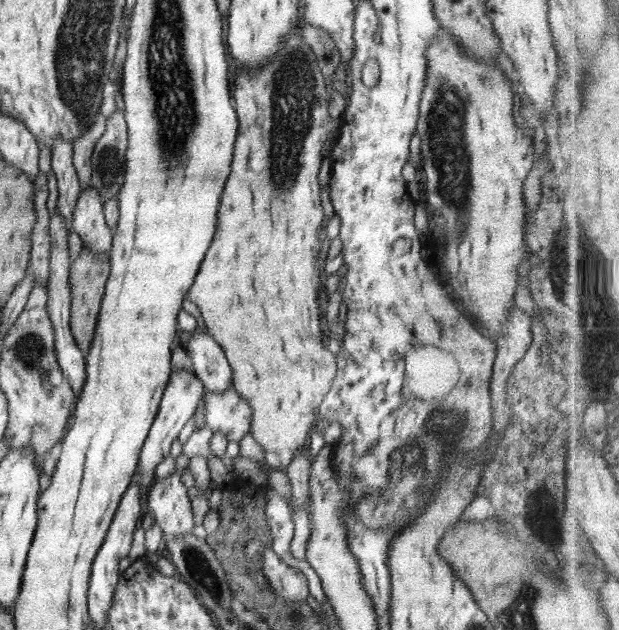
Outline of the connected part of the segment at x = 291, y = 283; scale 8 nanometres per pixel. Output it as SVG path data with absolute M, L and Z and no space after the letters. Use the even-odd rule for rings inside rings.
M302 20L297 22L284 43L283 47L275 54L275 58L261 70L249 70L245 66L238 66L234 88L232 88L233 107L237 112L238 130L235 143L233 144L233 157L231 169L226 179L221 197L220 208L217 210L217 225L211 246L206 252L203 262L196 274L194 283L186 294L190 301L200 309L201 317L211 337L225 352L225 357L232 368L232 389L238 393L251 407L251 434L252 438L262 446L264 450L264 462L270 470L287 471L288 465L293 462L301 448L309 443L309 436L317 424L317 410L323 398L330 391L330 386L337 374L337 360L335 354L328 350L322 336L322 310L318 306L318 293L320 282L324 279L322 266L320 266L320 247L322 234L318 229L324 222L324 211L320 205L321 186L318 183L318 173L322 164L322 146L329 132L333 132L337 126L329 116L329 94L326 93L324 75L318 66L316 55L302 41L300 32Z

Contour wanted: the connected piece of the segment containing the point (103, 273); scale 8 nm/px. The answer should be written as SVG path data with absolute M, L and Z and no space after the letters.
M84 247L80 254L78 254L78 259L72 264L72 268L69 270L70 292L72 292L70 306L71 333L84 354L90 350L90 345L95 335L95 327L99 320L100 308L109 273L109 260L104 260L104 257L96 256L94 252L90 252L88 248Z

